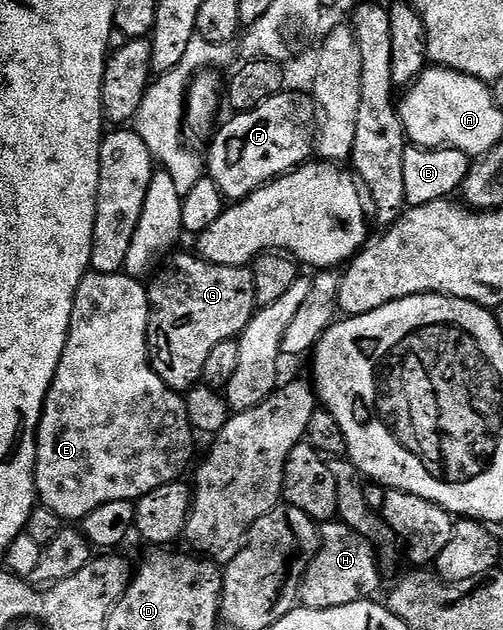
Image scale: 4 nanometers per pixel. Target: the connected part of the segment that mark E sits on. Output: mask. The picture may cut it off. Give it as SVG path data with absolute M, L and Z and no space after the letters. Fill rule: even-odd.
M121 271L119 273L85 273L78 283L78 291L74 295L74 307L70 315L70 327L66 347L58 359L58 367L54 371L54 379L48 388L48 394L44 400L44 406L40 412L40 422L36 428L36 495L39 504L45 509L54 511L61 522L83 522L94 507L102 507L102 503L114 503L115 501L140 500L150 491L167 485L168 482L177 480L181 475L180 469L172 465L176 456L184 449L184 440L190 434L190 426L187 419L187 409L184 406L185 398L177 390L171 389L152 370L148 363L148 291L143 280L128 276Z

